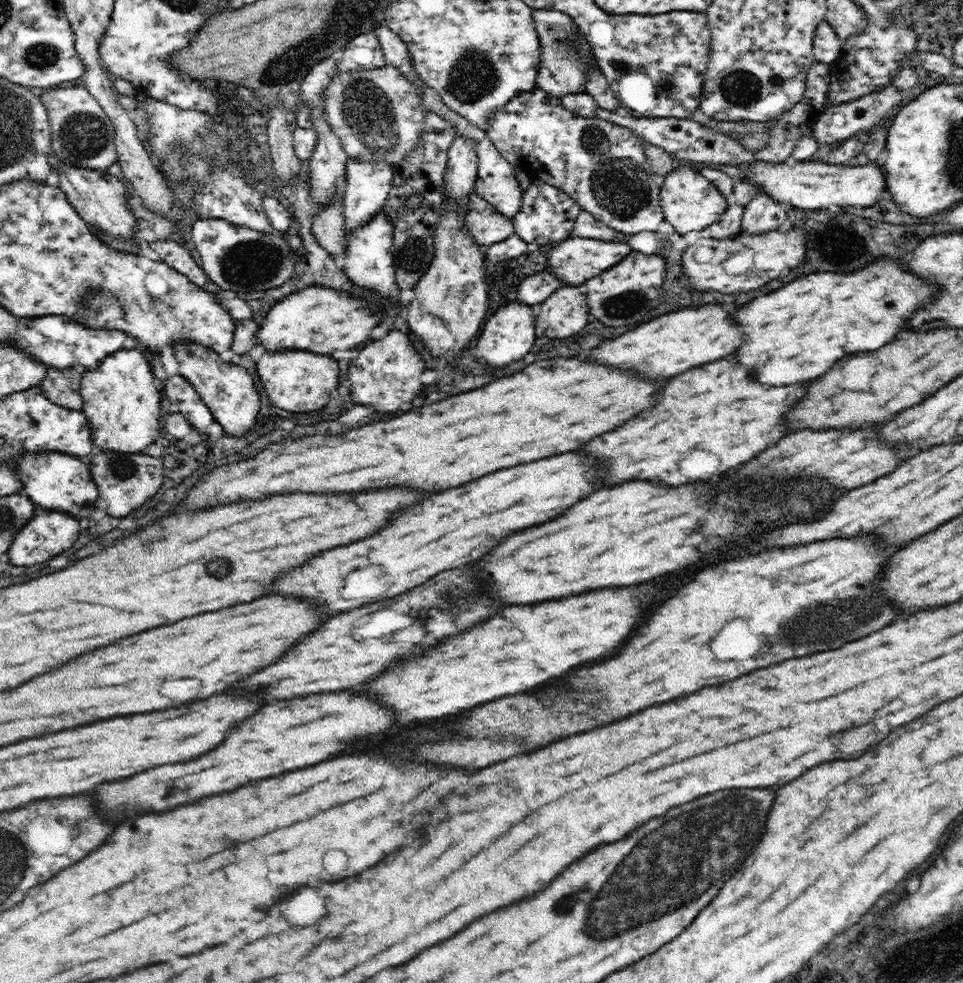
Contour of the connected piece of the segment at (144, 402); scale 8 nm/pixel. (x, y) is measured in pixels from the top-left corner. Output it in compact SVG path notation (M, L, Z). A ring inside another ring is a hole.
M142 347L133 349L120 348L102 360L101 366L94 370L82 370L80 394L83 398L81 411L84 412L91 428L92 440L95 446L99 446L104 452L114 450L118 452L144 453L147 446L160 438L161 393L154 386L154 371L150 367L150 356Z

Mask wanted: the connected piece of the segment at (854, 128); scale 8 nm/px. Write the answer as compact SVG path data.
M890 84L874 93L861 96L856 100L851 100L844 104L832 105L826 109L824 114L819 116L813 126L811 135L819 144L832 144L833 142L843 142L847 138L856 135L860 130L867 131L872 128L876 122L880 122L890 108L901 102L901 91L902 90L897 90L894 85Z

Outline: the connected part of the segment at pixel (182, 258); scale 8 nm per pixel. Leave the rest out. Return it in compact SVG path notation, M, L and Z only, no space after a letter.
M164 238L156 240L156 242L150 242L149 246L154 252L158 252L162 262L188 277L190 282L197 284L199 287L209 282L208 275L204 272L202 263L196 254L192 255L192 252L188 251L184 245Z

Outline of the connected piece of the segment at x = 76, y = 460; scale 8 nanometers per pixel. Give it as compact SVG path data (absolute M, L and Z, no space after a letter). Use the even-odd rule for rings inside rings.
M22 452L12 458L12 468L18 470L18 478L24 484L24 491L38 507L66 512L70 516L86 518L94 512L98 489L92 478L90 468L80 461L80 457L65 452Z

